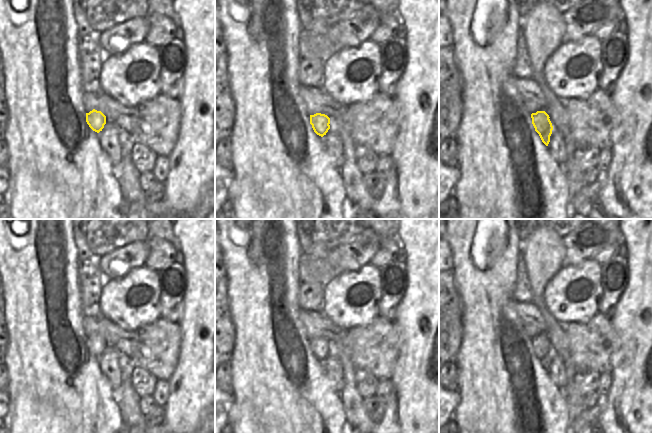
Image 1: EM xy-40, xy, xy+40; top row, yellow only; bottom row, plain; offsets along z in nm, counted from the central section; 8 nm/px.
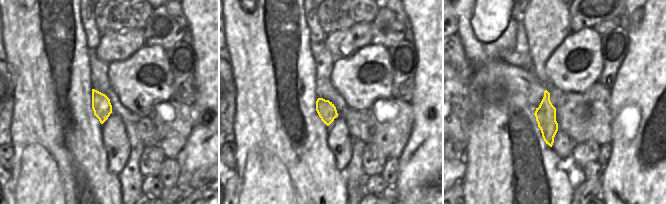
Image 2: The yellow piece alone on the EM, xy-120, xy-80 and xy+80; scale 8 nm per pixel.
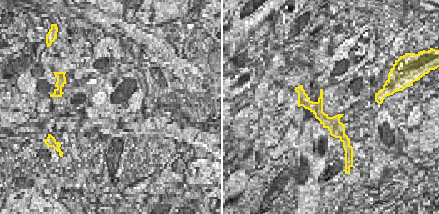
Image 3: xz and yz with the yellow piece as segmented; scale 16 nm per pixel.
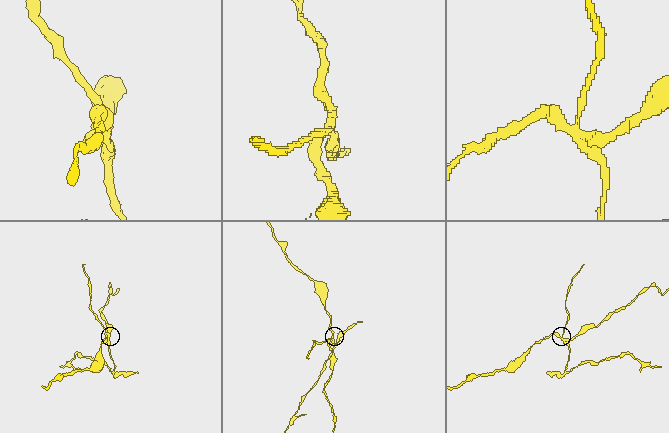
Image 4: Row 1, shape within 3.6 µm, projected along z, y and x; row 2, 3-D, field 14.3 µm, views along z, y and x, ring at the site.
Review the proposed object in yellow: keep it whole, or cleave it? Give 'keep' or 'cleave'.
cleave

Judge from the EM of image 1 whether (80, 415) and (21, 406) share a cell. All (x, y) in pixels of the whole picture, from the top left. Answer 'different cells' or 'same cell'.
same cell

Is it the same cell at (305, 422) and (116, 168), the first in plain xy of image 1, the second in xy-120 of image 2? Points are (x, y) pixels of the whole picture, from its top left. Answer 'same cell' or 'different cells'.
different cells

